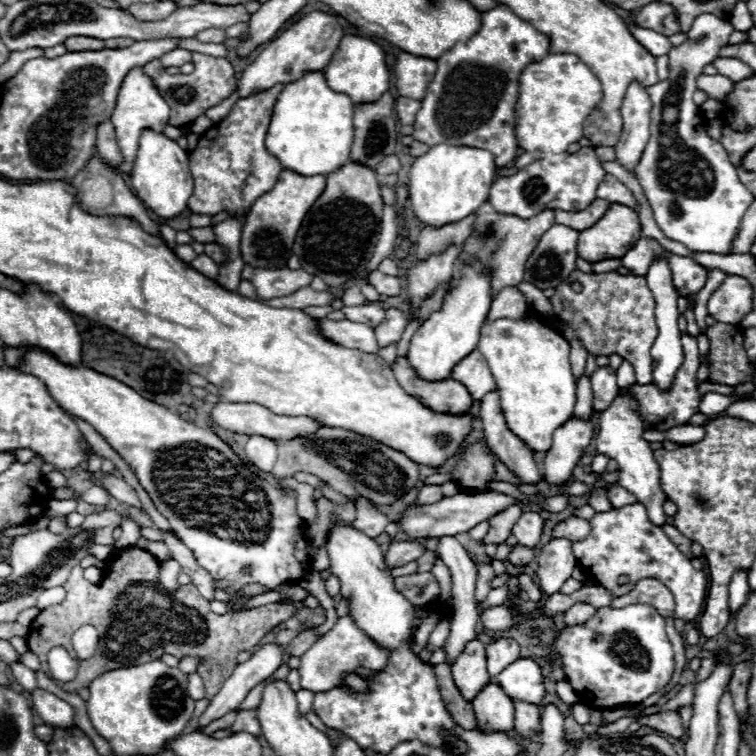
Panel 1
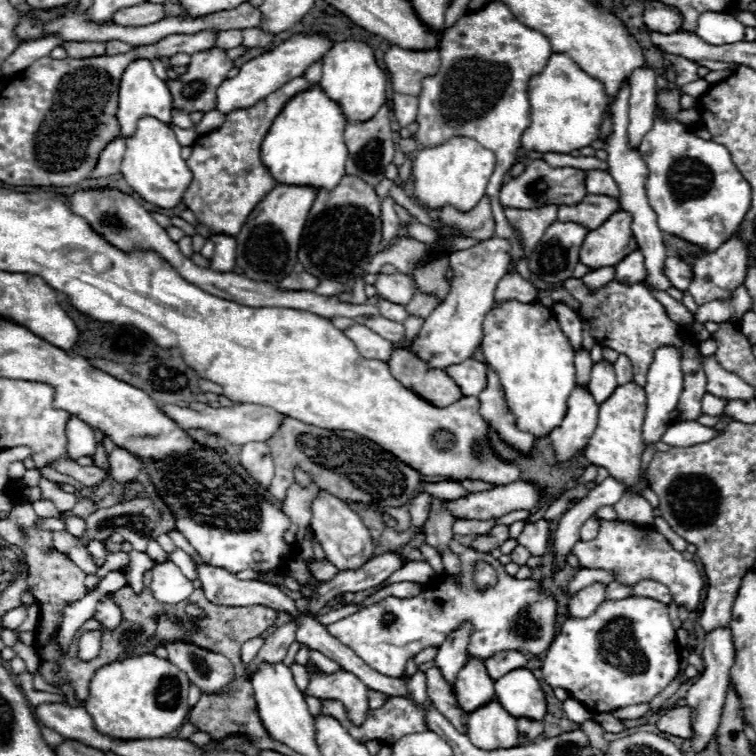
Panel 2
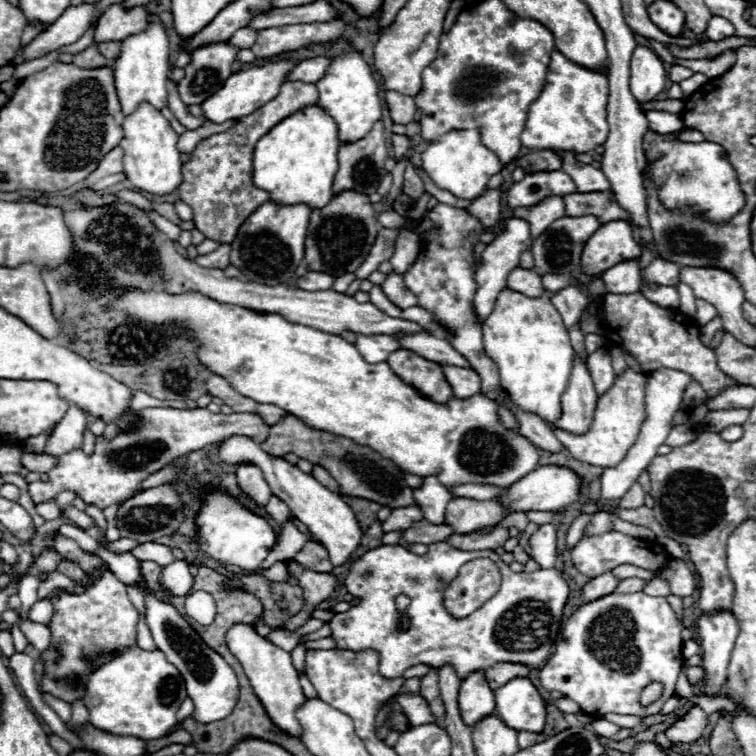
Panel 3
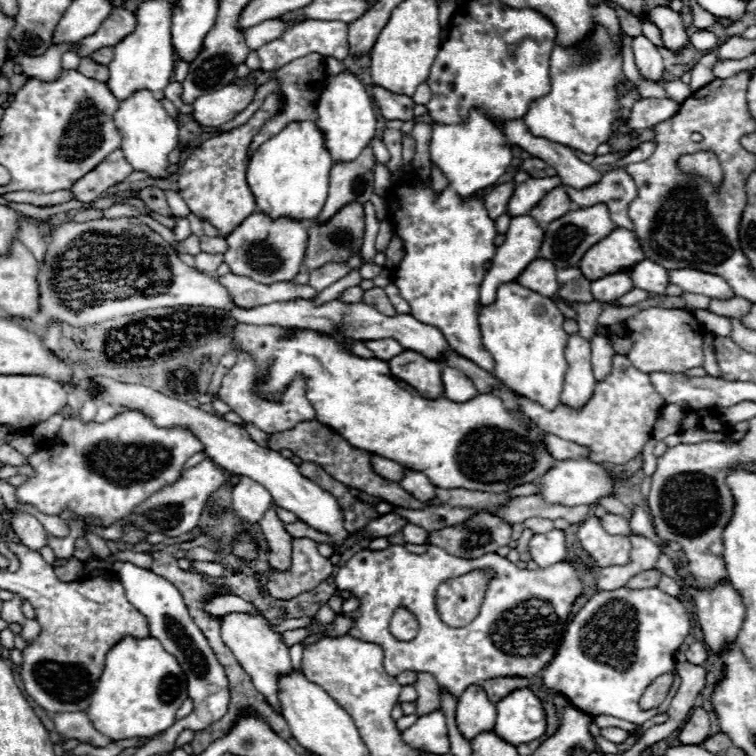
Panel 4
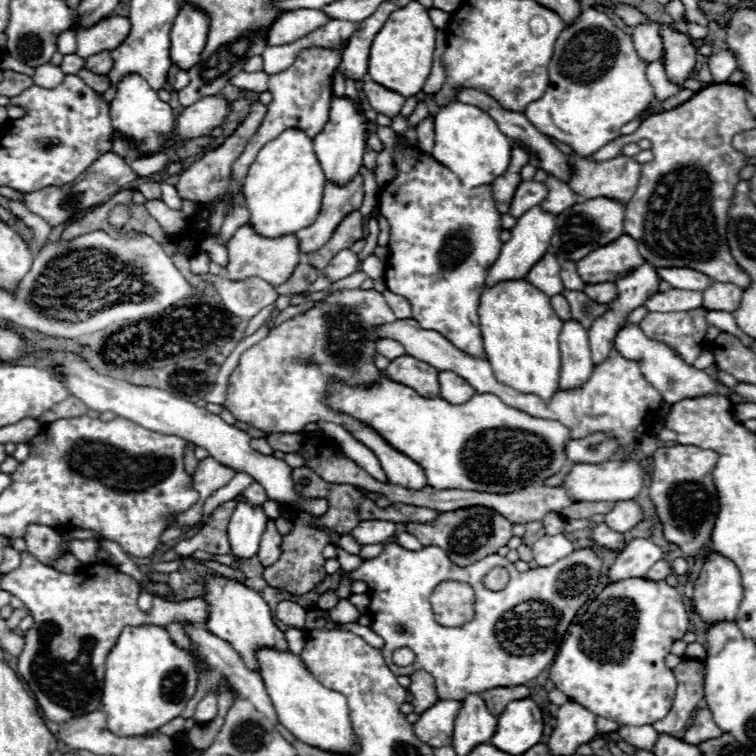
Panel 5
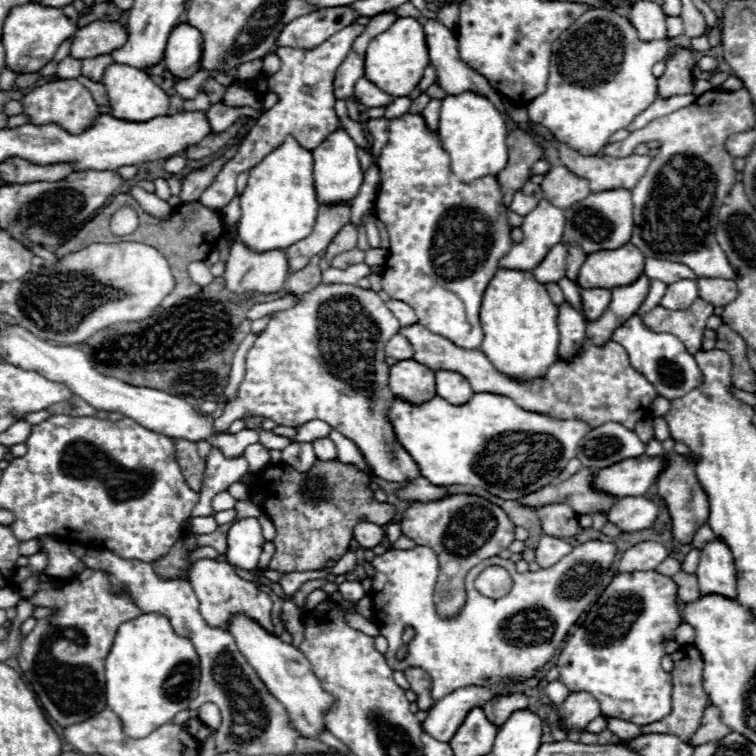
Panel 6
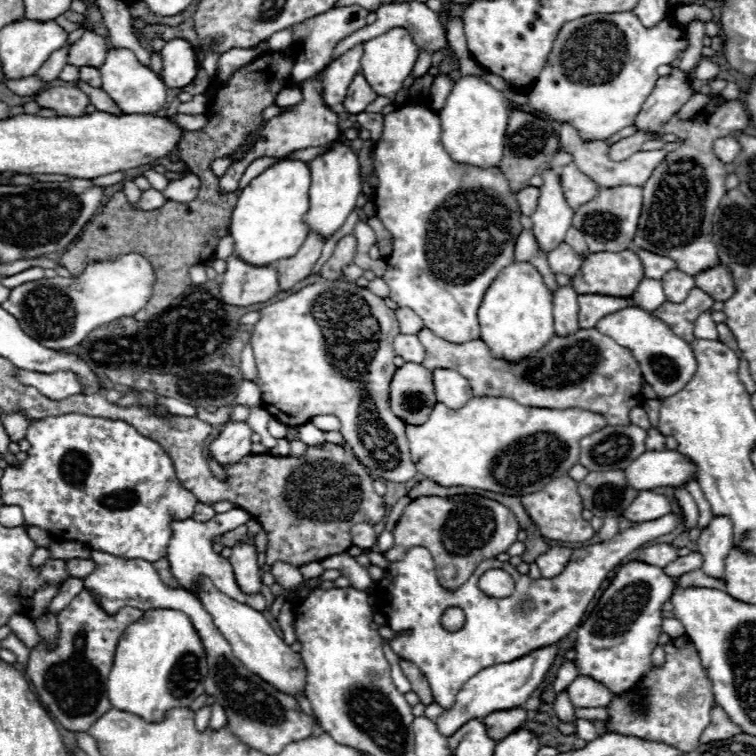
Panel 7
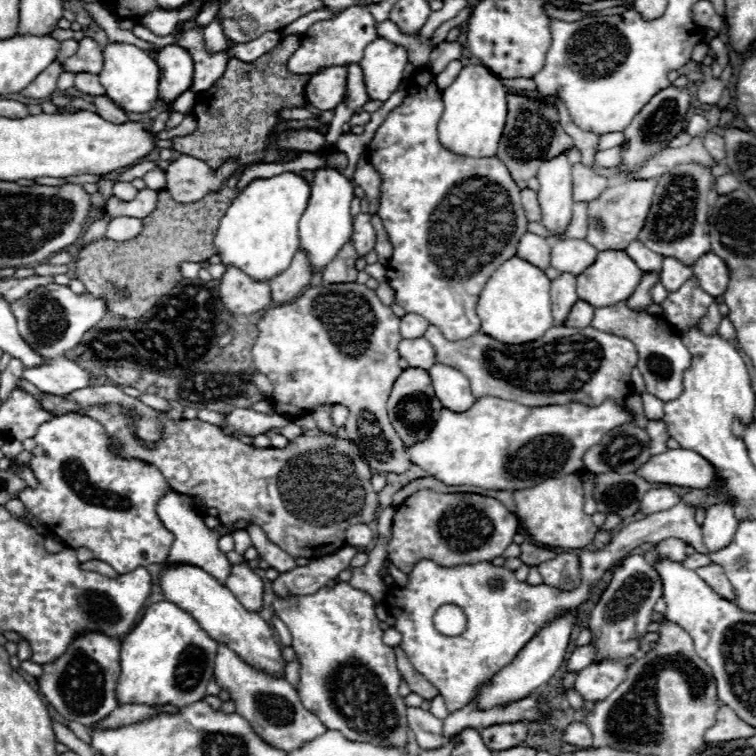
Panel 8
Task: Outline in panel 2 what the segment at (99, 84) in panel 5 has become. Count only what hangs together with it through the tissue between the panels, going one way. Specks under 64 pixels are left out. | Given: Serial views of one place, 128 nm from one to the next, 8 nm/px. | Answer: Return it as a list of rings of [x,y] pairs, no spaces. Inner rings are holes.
[[[66,42],[64,50],[70,58],[88,58],[88,56],[102,56],[104,44],[102,42]]]

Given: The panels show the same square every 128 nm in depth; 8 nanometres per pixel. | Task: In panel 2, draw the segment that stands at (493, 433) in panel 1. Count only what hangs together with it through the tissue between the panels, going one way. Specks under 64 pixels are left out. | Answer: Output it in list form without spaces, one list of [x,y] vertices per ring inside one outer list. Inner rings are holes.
[[[488,366],[488,386],[484,392],[480,392],[478,400],[480,400],[480,416],[488,422],[488,426],[496,430],[496,434],[506,444],[510,444],[522,454],[530,454],[530,450],[534,448],[534,436],[516,428],[514,416],[508,410],[504,398],[504,388],[500,386],[500,380],[490,366]]]

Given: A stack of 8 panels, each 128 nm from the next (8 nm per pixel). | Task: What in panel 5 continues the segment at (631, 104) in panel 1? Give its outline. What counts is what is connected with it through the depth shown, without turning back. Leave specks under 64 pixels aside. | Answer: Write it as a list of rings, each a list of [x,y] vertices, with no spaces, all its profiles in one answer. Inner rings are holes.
[[[650,22],[650,24],[642,24],[642,26],[632,28],[634,48],[636,48],[638,56],[642,56],[642,60],[646,60],[646,64],[660,62],[664,56],[662,38],[658,34],[658,28],[660,28],[658,22]]]

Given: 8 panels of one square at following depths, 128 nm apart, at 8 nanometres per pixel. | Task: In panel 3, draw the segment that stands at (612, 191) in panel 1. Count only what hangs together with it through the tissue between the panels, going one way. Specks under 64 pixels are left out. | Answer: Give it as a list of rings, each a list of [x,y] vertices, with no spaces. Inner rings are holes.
[[[562,152],[562,156],[564,156],[562,170],[570,174],[570,178],[576,182],[578,192],[604,192],[612,188],[600,168],[594,168],[590,164],[580,164],[572,152]]]

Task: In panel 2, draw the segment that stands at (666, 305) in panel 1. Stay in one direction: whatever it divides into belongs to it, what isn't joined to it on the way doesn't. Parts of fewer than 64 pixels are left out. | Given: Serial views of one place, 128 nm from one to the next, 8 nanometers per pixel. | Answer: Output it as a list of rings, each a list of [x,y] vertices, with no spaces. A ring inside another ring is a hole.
[[[628,82],[622,84],[618,96],[612,102],[612,122],[614,122],[614,132],[612,136],[606,140],[606,152],[608,152],[608,166],[610,166],[610,174],[616,180],[618,188],[620,188],[620,208],[628,210],[632,214],[632,232],[634,238],[638,240],[638,248],[644,254],[644,264],[646,264],[646,282],[654,288],[654,290],[668,290],[672,284],[670,280],[664,276],[664,262],[668,258],[668,248],[662,244],[664,234],[660,232],[658,224],[656,224],[656,212],[652,210],[648,196],[646,196],[646,188],[644,182],[648,178],[648,168],[640,156],[638,150],[630,150],[628,148],[628,140],[626,140],[626,126],[628,126],[628,96],[630,96],[630,86]],[[662,346],[662,348],[658,348],[654,352],[654,360],[652,360],[650,370],[648,370],[648,382],[646,382],[646,388],[644,388],[646,390],[646,418],[644,418],[642,432],[644,432],[646,446],[652,446],[652,444],[656,444],[660,440],[660,436],[668,428],[670,412],[678,404],[678,396],[680,396],[682,386],[684,386],[680,360],[682,360],[682,354],[674,346]]]

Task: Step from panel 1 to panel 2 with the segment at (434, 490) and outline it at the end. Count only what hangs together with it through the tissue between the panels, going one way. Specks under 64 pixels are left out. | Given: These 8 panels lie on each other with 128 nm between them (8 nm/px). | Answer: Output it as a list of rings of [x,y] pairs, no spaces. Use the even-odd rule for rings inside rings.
[[[426,492],[418,494],[418,496],[412,500],[412,504],[410,504],[410,516],[412,516],[412,524],[414,524],[414,526],[422,526],[422,524],[426,522],[432,500],[434,500],[434,496],[430,496],[430,494],[426,494]]]

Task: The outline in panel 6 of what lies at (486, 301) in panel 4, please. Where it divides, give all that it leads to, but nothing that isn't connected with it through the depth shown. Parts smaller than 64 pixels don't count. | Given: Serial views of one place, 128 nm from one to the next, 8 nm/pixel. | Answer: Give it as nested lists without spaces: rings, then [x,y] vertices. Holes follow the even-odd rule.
[[[546,198],[524,216],[522,242],[512,244],[510,252],[498,262],[498,268],[510,268],[520,272],[530,272],[536,268],[548,250],[560,242],[564,232],[564,212],[552,206]]]

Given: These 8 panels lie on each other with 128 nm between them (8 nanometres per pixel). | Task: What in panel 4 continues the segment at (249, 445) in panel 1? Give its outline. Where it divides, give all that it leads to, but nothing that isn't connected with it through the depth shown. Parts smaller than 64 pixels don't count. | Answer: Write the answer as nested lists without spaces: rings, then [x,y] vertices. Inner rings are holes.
[[[240,476],[240,482],[234,486],[232,492],[232,504],[234,504],[234,512],[252,524],[258,522],[264,516],[264,512],[270,508],[272,496],[256,480],[250,480],[248,476]]]

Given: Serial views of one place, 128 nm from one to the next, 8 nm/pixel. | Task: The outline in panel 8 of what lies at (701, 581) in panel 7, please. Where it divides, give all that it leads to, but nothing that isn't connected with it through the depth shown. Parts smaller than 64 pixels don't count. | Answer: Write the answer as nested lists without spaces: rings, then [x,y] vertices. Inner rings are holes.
[[[708,564],[708,566],[702,566],[698,568],[698,576],[714,590],[718,590],[718,594],[726,600],[734,600],[734,592],[732,592],[732,584],[730,580],[726,578],[722,566],[718,564]]]

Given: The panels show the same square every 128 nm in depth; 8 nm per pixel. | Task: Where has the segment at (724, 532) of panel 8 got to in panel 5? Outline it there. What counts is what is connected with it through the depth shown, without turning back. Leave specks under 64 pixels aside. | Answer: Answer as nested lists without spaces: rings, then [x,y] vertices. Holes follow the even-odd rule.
[[[722,554],[704,562],[700,578],[694,584],[694,610],[706,624],[736,620],[742,602],[740,572]]]

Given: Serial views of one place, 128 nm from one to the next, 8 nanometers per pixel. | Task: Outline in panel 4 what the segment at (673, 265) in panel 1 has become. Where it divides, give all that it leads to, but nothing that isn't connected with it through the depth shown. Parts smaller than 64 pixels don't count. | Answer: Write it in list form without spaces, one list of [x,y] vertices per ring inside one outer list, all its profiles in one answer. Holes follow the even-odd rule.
[[[642,260],[636,266],[630,268],[630,278],[634,282],[634,288],[642,288],[648,292],[658,292],[664,294],[666,286],[670,284],[668,280],[668,270],[662,268],[660,264],[654,264],[652,260]]]

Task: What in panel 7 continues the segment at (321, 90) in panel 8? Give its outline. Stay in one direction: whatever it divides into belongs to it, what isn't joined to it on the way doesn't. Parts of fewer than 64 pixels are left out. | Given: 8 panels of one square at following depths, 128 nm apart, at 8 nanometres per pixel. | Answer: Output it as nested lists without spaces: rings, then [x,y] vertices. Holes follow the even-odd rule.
[[[356,44],[346,52],[340,60],[336,60],[326,72],[324,72],[324,100],[326,104],[334,106],[344,102],[346,90],[354,76],[360,72],[360,58],[364,52],[364,44]]]

